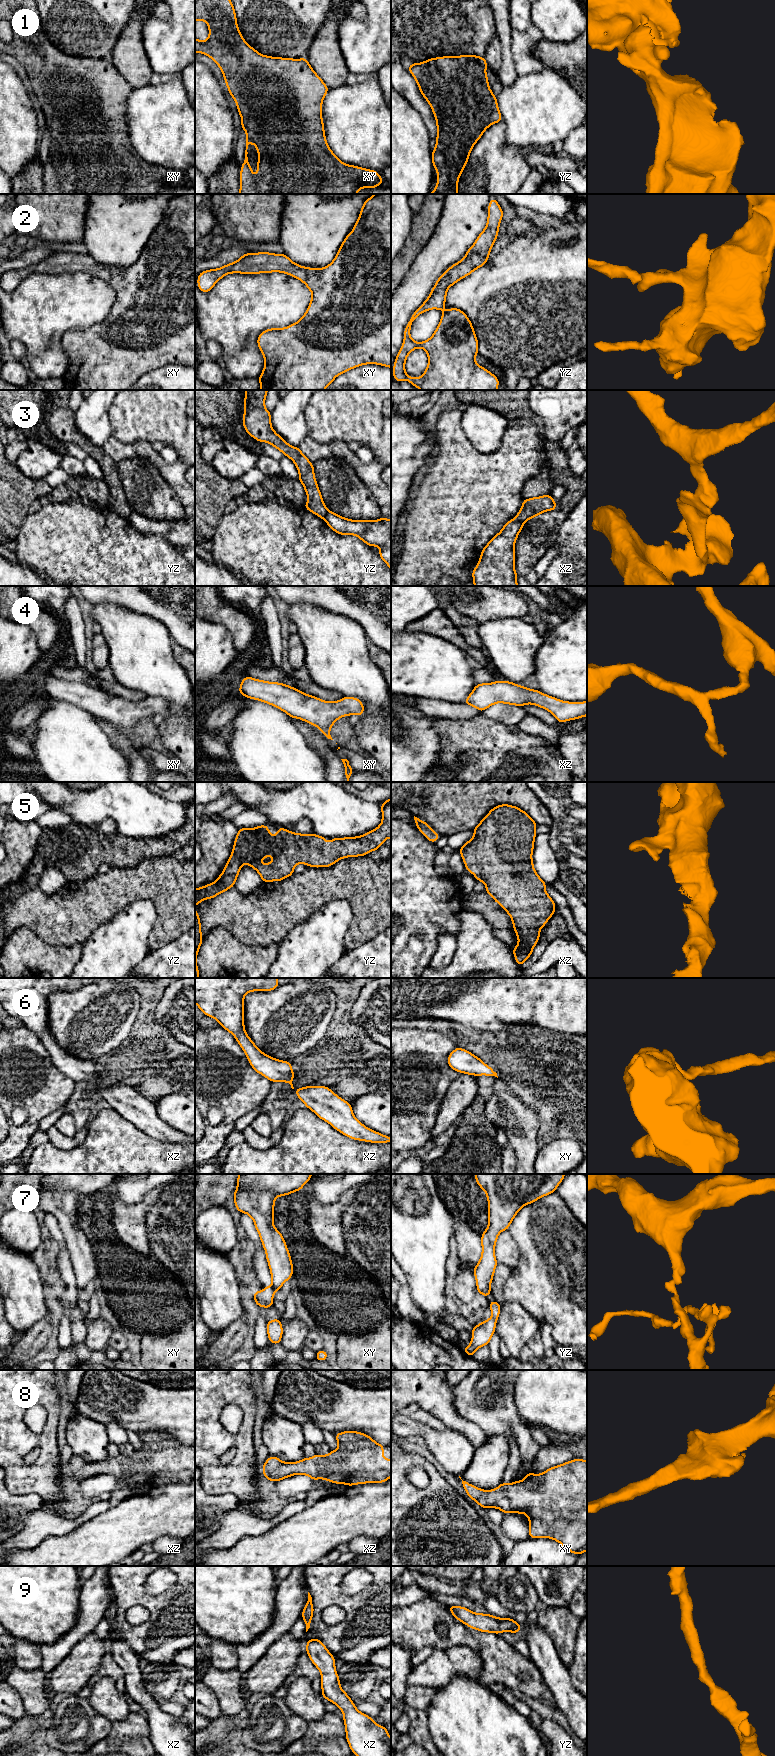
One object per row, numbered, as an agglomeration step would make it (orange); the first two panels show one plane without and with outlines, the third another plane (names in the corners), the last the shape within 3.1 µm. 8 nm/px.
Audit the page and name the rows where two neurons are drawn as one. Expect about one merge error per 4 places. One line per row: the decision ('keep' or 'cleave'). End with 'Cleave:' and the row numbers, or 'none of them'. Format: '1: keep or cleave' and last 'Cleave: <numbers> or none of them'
1: keep
2: keep
3: cleave
4: keep
5: keep
6: keep
7: cleave
8: keep
9: keep
Cleave: 3, 7

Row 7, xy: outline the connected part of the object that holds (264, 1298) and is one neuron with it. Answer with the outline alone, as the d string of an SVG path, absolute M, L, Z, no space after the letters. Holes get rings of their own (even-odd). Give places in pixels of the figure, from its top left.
M272 1286L265 1287L259 1292L253 1292L254 1301L259 1307L270 1308L274 1304L274 1293Z

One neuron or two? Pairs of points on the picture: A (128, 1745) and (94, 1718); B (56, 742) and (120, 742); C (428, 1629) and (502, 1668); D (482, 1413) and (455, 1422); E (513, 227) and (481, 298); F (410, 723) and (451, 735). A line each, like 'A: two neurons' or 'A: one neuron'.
A: two neurons
B: two neurons
C: one neuron
D: two neurons
E: two neurons
F: two neurons

